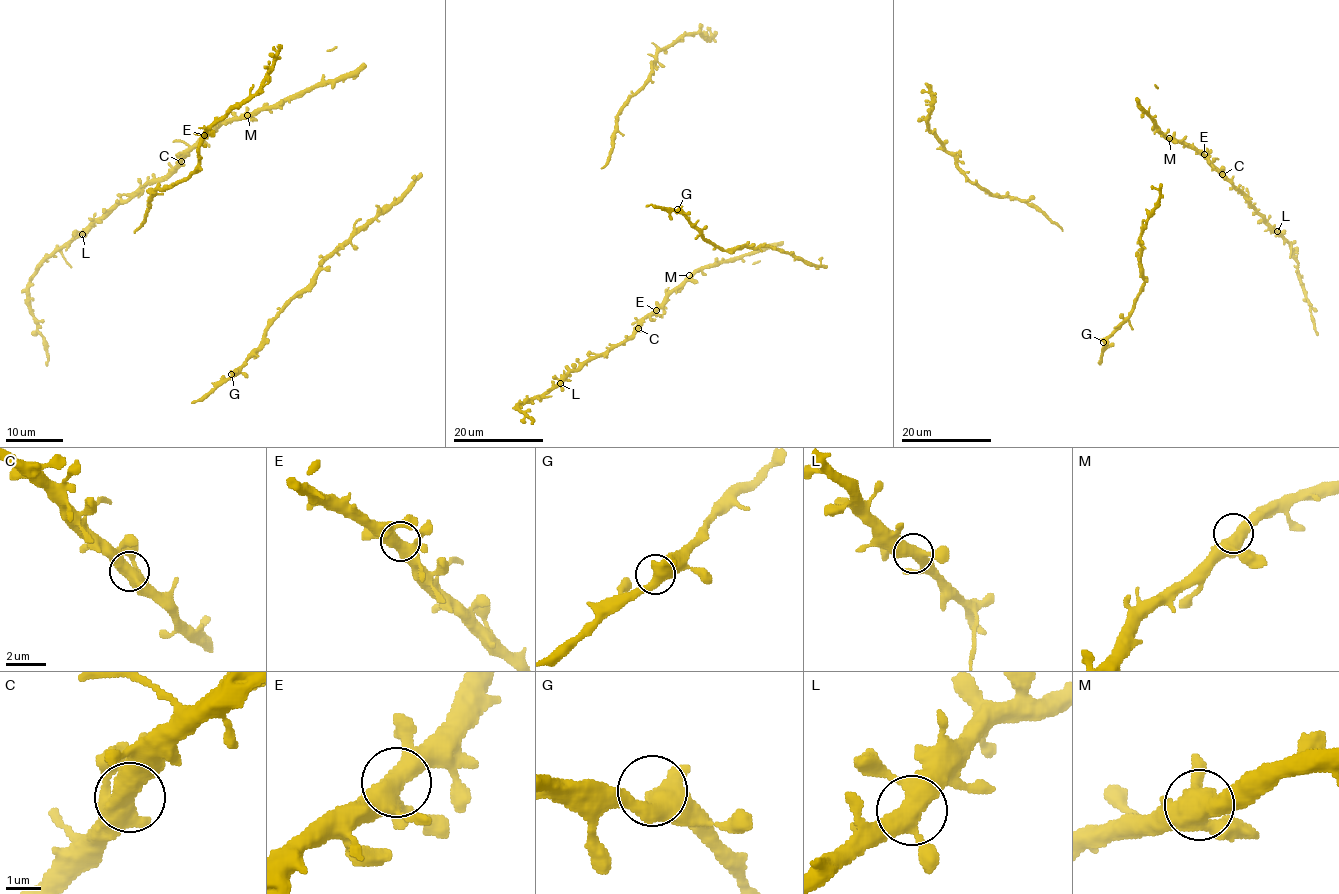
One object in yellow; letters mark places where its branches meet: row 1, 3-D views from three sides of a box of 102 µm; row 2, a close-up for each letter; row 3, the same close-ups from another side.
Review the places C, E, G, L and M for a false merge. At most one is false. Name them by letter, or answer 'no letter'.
no letter

